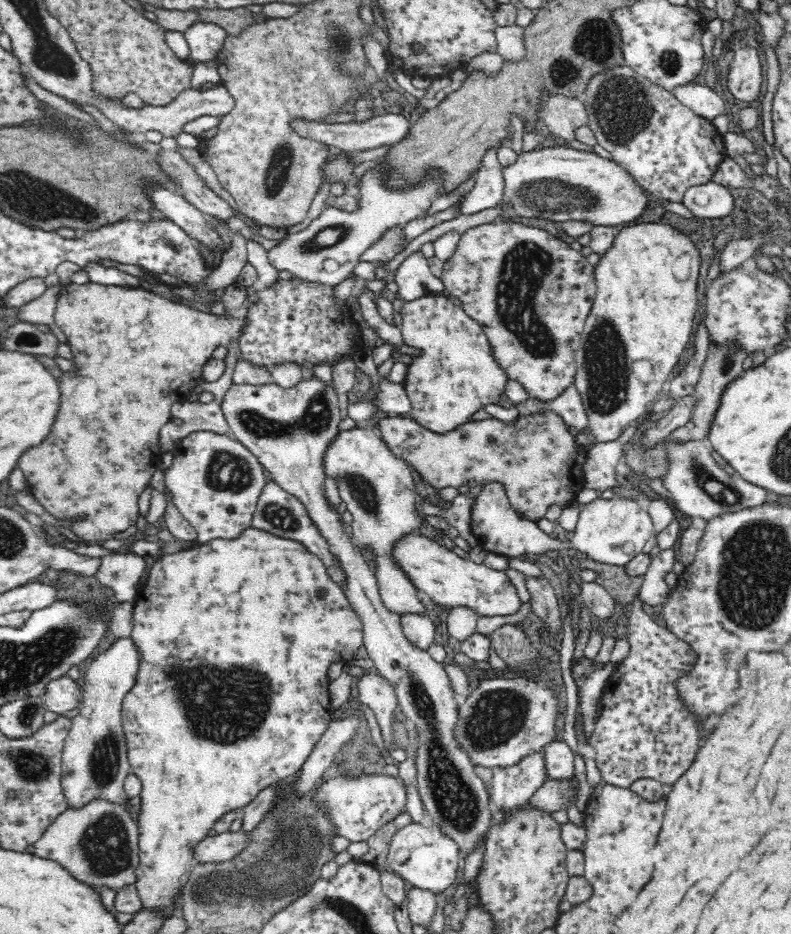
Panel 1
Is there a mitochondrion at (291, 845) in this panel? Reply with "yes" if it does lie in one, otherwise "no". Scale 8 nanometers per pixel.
yes

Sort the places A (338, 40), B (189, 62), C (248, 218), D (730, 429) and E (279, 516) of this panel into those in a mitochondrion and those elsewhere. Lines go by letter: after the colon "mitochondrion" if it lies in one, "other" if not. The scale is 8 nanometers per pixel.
A: mitochondrion
B: other
C: other
D: other
E: mitochondrion

